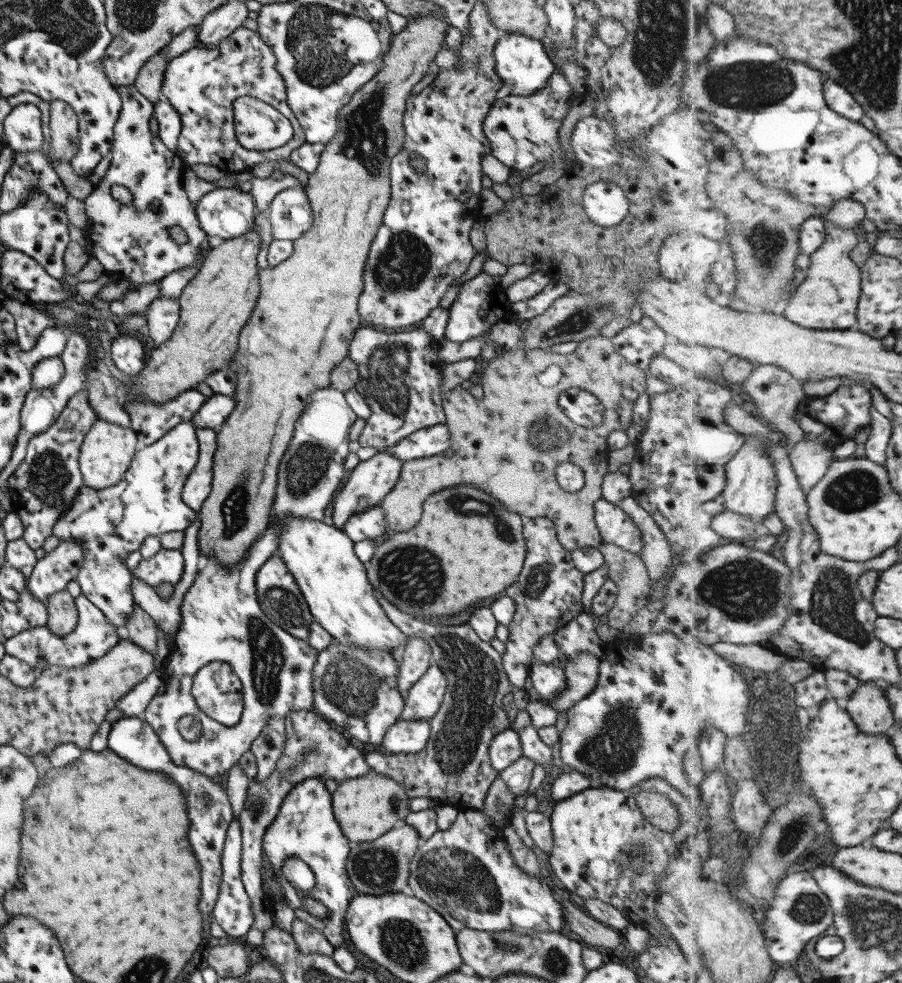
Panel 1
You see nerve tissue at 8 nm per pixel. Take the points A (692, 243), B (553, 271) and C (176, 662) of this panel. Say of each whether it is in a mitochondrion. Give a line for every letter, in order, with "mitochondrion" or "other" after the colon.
A: other
B: other
C: other

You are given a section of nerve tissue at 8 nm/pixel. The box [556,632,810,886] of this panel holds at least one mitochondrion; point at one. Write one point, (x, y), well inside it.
(613, 750)

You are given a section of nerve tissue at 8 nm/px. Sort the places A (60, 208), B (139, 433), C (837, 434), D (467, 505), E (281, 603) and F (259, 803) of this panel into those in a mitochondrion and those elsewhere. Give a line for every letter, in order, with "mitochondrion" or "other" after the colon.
A: other
B: other
C: other
D: mitochondrion
E: mitochondrion
F: mitochondrion

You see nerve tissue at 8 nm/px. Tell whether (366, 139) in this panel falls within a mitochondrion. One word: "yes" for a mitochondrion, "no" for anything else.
yes

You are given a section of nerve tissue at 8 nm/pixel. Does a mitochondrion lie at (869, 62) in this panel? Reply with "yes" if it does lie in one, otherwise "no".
yes

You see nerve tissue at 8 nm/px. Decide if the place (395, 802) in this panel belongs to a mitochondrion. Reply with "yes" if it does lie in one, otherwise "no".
yes

